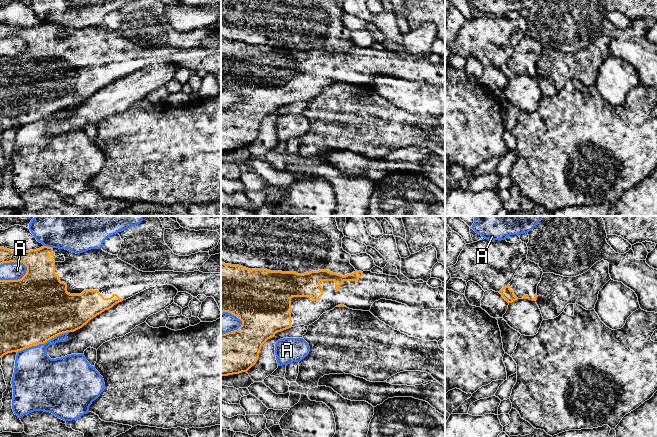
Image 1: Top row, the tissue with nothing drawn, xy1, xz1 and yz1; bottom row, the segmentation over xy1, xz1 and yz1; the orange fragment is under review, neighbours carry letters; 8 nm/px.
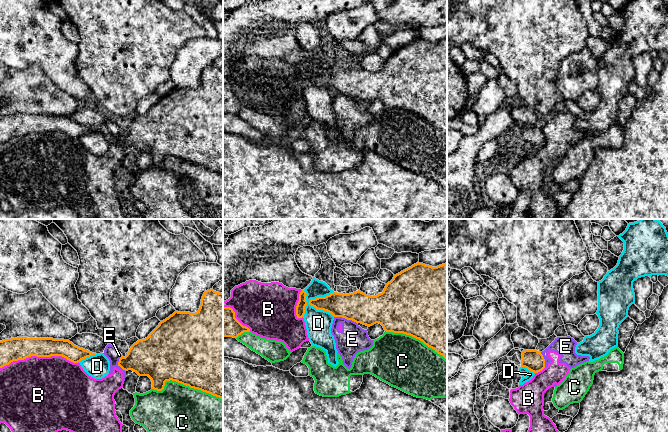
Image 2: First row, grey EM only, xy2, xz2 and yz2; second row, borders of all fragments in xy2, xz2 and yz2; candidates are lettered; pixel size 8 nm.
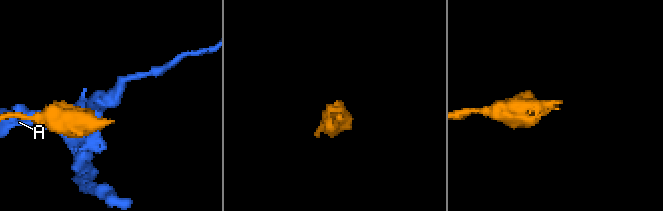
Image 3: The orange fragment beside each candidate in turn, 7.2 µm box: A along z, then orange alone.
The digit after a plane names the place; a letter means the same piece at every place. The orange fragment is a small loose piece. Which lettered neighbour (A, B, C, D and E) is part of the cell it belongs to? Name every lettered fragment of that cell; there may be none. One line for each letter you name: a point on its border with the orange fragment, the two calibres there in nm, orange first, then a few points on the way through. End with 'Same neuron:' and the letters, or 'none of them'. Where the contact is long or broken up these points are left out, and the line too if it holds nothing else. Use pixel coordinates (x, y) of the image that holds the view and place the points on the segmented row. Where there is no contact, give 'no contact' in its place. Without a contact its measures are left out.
Same neuron: none of them

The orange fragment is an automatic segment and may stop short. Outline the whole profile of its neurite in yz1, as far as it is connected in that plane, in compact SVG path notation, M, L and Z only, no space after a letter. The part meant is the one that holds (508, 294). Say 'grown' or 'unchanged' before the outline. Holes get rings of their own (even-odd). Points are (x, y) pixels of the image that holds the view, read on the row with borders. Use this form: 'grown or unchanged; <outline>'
grown; M525 260L512 281L500 290L500 294L508 303L518 299L537 300L537 286L543 275L542 269L538 264L530 260Z

